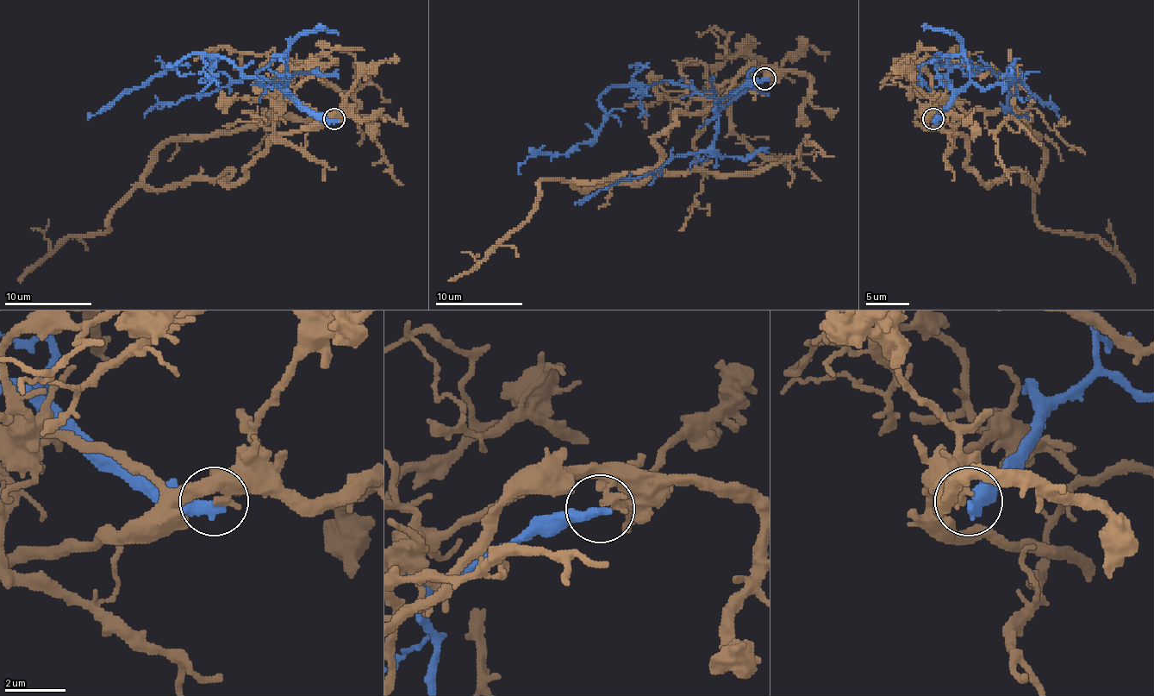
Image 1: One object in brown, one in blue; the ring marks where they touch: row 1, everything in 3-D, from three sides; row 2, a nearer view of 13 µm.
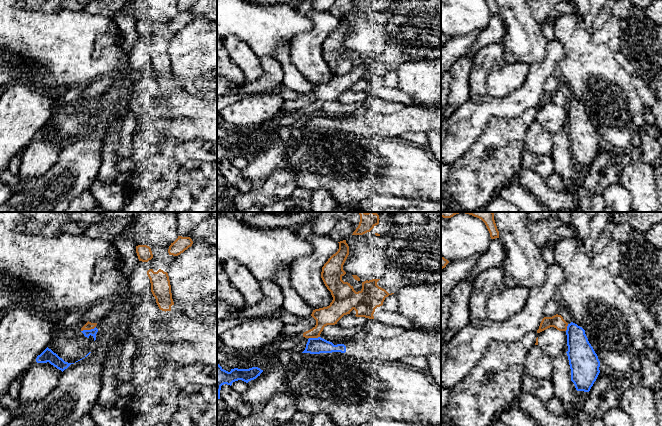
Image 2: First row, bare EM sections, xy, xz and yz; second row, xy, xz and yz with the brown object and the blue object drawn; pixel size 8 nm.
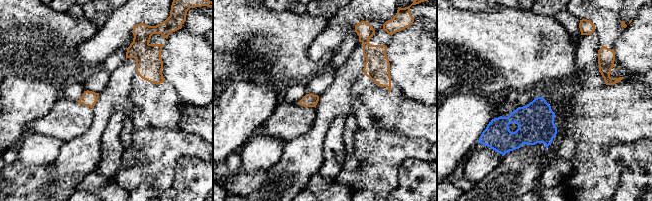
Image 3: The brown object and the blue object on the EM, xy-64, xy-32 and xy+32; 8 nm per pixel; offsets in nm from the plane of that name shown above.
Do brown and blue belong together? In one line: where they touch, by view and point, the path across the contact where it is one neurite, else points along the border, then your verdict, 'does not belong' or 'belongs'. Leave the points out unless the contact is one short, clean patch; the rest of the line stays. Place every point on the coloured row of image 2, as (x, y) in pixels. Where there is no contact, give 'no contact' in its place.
contact xy (88, 329); border xy (95, 326), (81, 331); does not belong

